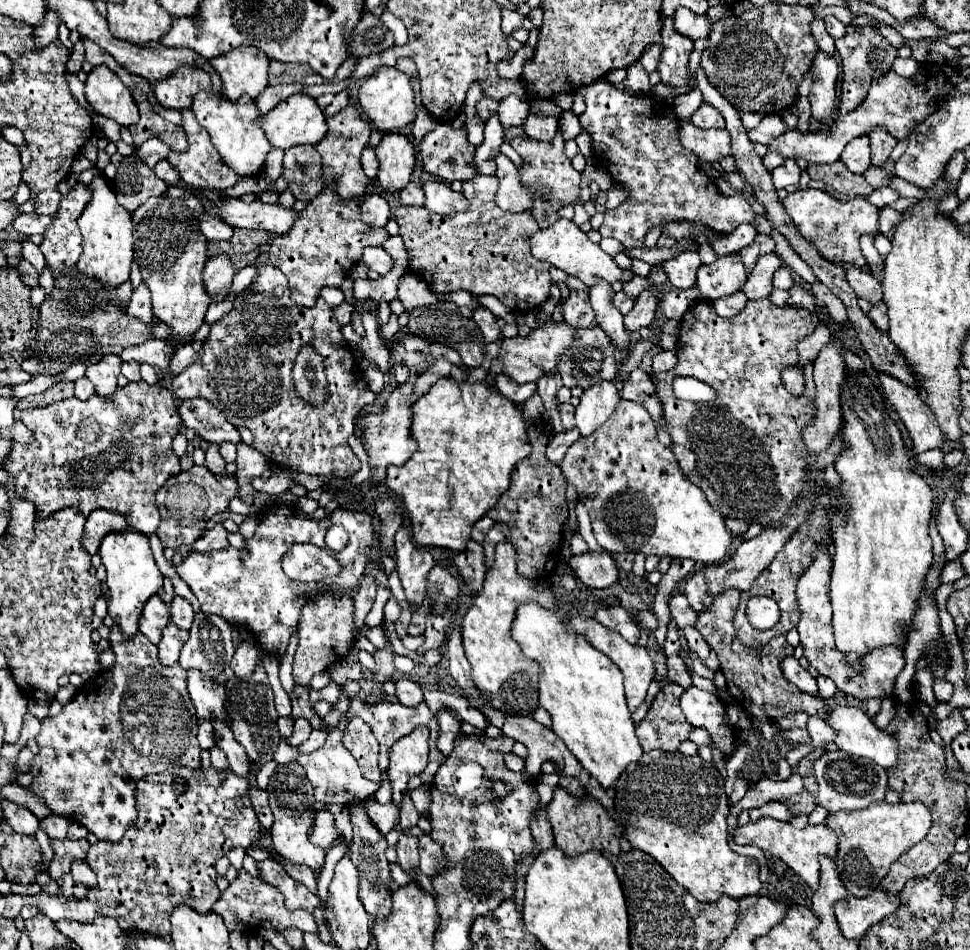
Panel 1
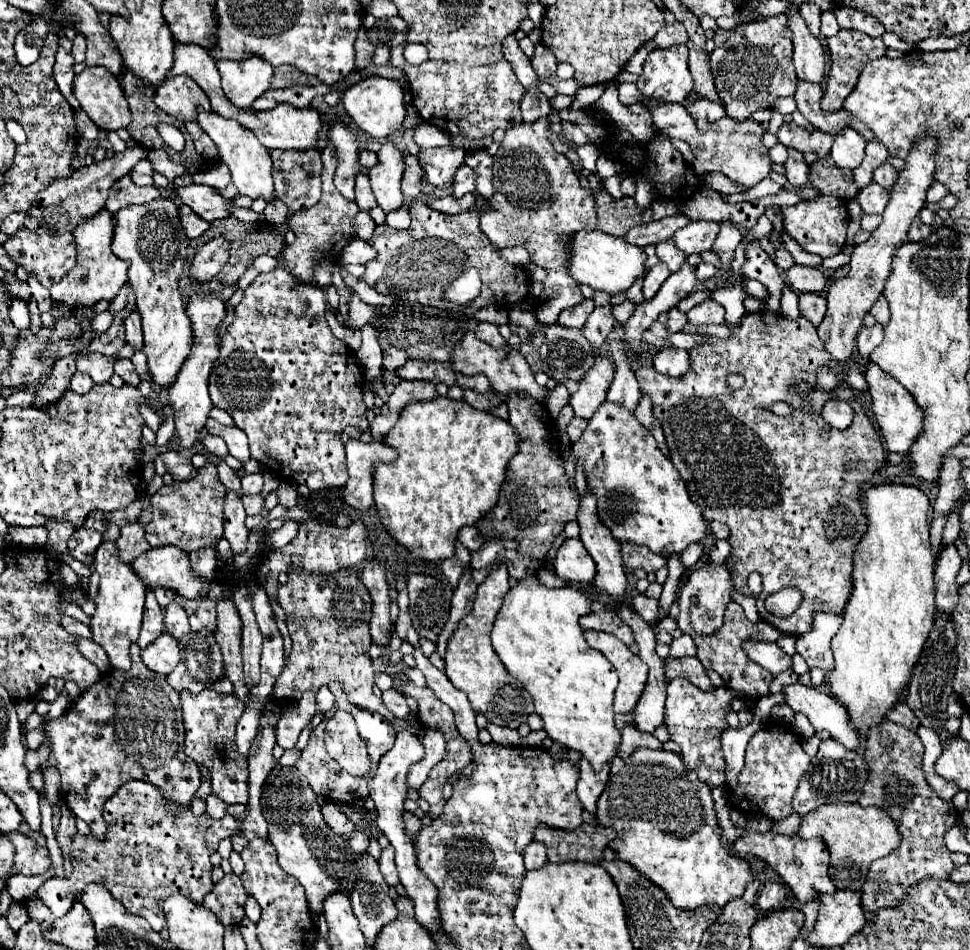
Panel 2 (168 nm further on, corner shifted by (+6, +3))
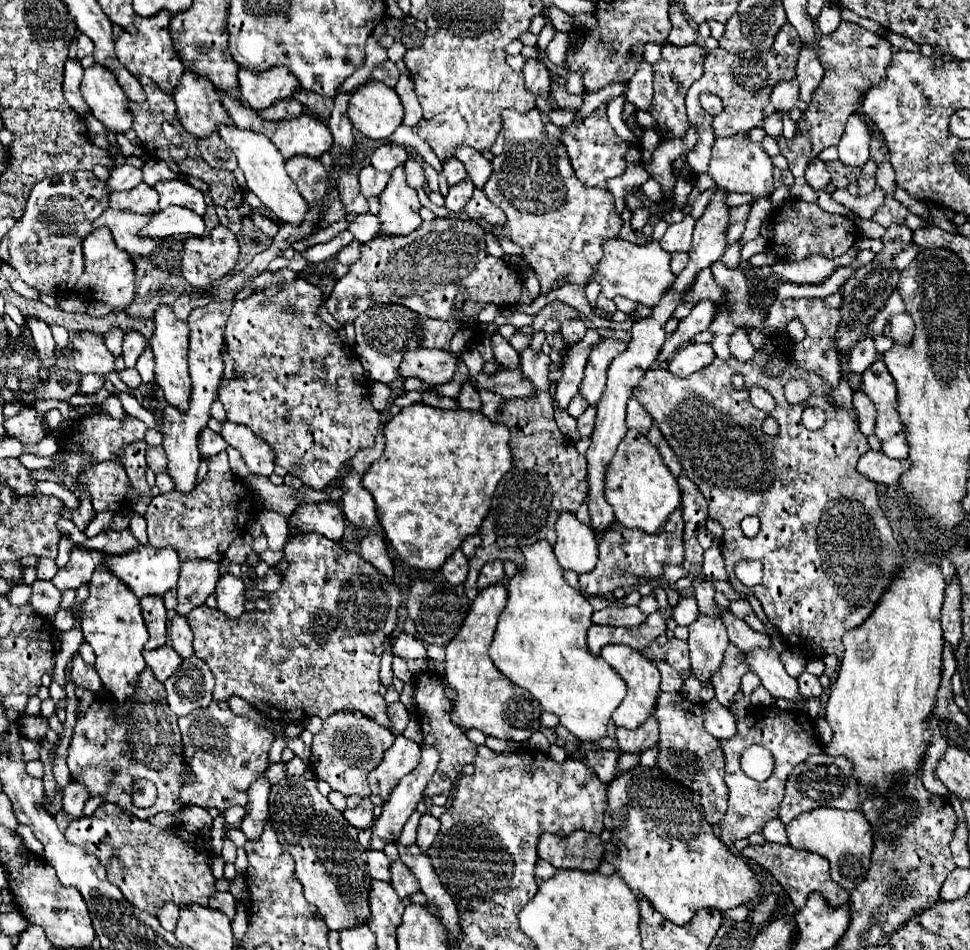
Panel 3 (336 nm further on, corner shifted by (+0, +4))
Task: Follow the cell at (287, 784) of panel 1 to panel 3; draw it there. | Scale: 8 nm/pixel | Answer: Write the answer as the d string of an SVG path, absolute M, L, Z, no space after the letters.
M303 775L281 779L271 787L269 815L279 843L295 859L295 875L303 885L305 899L319 909L327 927L337 931L337 927L363 923L369 917L367 897L371 887L367 851L357 839L357 829L319 793L317 781Z

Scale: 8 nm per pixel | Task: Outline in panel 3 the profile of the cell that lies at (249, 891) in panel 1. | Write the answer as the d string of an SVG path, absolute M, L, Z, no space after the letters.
M215 891L215 893L209 897L209 907L219 909L219 911L225 913L229 919L235 919L235 915L237 915L237 901L235 901L235 897L233 897L229 891L225 891L225 893Z

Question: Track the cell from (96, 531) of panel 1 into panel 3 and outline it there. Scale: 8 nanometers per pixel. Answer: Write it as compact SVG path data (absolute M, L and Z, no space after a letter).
M75 547L71 551L69 563L57 571L57 575L51 579L51 583L59 589L59 591L67 591L67 589L77 589L83 583L91 581L91 575L95 571L97 565L101 565L103 561L103 551L97 549L83 549L83 547Z

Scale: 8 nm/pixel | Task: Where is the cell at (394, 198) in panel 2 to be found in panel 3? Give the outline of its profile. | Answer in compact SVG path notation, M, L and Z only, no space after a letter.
M403 165L391 171L391 179L385 191L381 193L379 201L381 201L379 219L383 221L381 233L407 235L421 225L419 217L421 203L417 199L417 191L407 185L407 175Z

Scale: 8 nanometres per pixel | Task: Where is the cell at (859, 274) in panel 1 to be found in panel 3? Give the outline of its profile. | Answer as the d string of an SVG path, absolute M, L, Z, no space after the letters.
M895 313L887 321L883 333L895 339L895 343L909 343L913 337L913 319L907 313Z

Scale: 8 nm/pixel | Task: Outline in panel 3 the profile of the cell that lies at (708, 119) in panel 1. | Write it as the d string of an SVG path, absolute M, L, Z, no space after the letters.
M703 93L703 95L701 95L701 105L703 105L703 109L705 109L711 117L715 117L715 113L723 111L723 109L721 109L721 105L723 105L721 97L715 97L715 95L711 95L711 93Z

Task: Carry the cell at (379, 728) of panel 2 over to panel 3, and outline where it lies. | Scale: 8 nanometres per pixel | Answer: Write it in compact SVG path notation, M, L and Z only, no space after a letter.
M337 711L323 719L321 731L313 737L311 743L311 759L309 765L319 779L327 781L333 791L349 795L369 797L369 781L367 775L381 763L385 753L379 753L379 745L373 739L379 739L379 723L371 721L367 715L359 711Z

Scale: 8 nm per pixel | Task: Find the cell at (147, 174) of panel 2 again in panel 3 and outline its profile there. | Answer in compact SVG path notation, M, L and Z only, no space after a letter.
M125 163L123 167L111 169L111 177L107 181L109 191L127 191L139 183L143 183L143 171L129 163Z

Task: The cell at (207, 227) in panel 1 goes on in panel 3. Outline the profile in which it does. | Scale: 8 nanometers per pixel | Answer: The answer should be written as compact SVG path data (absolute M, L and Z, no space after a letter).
M167 207L149 221L147 227L141 229L143 237L179 237L179 235L193 235L199 237L205 231L203 219L183 207Z

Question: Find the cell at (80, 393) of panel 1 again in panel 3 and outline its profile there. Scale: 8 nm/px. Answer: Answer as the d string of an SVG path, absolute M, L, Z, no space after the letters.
M91 373L81 375L81 391L85 395L95 395L103 387L103 383L105 383L105 379L99 375L91 375Z

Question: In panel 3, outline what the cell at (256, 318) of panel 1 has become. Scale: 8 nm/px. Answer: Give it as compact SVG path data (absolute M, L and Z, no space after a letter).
M297 277L295 281L279 281L279 283L271 283L265 289L257 289L251 297L247 297L245 301L235 301L227 327L225 327L225 345L229 351L229 357L233 359L233 367L239 373L237 377L233 377L231 381L221 381L219 387L219 399L227 411L227 419L233 423L241 423L247 425L257 437L261 437L263 441L267 441L267 445L271 445L273 453L275 453L275 465L285 467L293 477L299 477L303 481L305 487L311 489L325 489L339 473L341 465L353 457L359 449L371 448L375 444L375 435L379 432L379 423L381 423L381 413L377 413L369 401L369 383L367 377L363 375L363 367L359 361L351 361L351 347L317 315L319 307L323 305L325 297L323 291L313 285L307 283L305 279Z

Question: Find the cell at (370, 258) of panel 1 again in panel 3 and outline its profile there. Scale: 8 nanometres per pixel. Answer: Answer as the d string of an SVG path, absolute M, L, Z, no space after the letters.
M357 241L349 243L347 247L343 247L343 249L337 253L337 261L343 263L343 265L353 265L359 257L361 257L361 243L357 243Z

